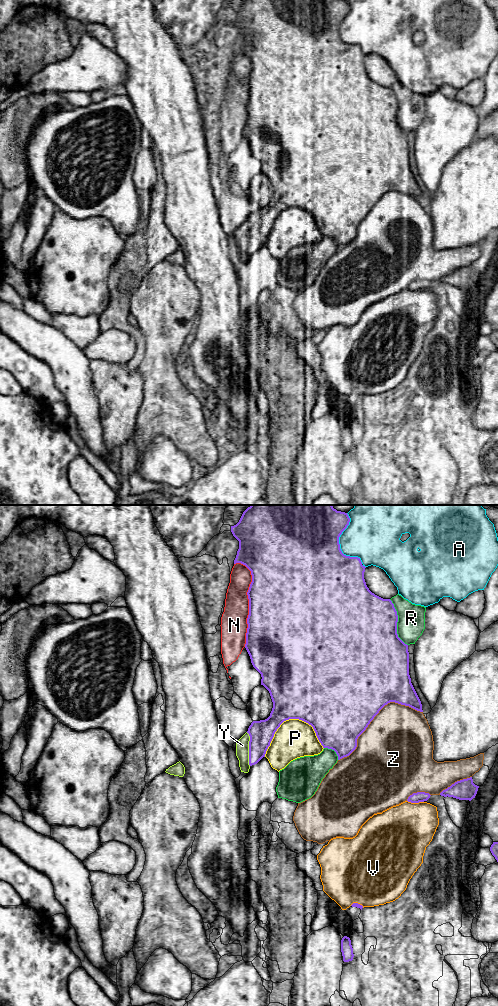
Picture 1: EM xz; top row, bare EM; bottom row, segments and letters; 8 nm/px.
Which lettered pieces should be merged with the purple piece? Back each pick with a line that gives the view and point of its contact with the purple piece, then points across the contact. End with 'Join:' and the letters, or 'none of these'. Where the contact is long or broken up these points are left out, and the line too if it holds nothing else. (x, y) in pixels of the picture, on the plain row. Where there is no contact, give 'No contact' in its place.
Y: Touches purple at xz (249, 237). Path across: xz (261, 221), (249, 237), (242, 233)
Join: Y

